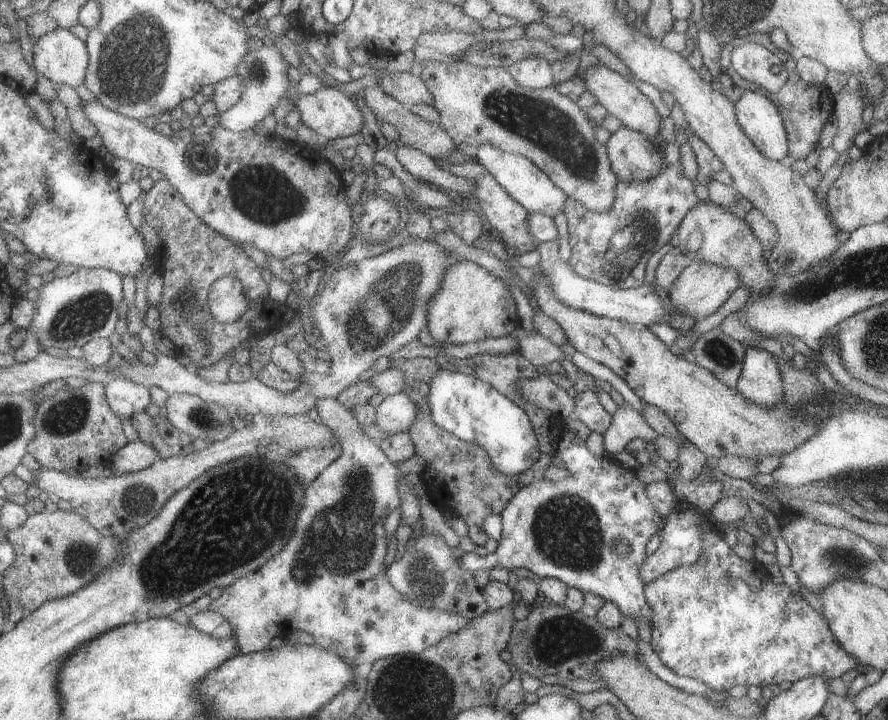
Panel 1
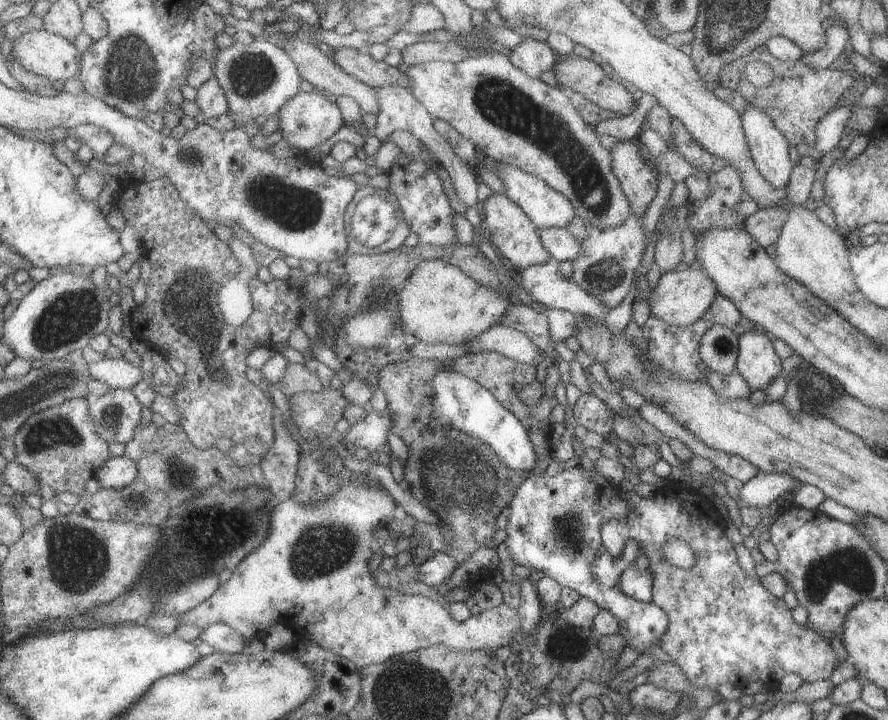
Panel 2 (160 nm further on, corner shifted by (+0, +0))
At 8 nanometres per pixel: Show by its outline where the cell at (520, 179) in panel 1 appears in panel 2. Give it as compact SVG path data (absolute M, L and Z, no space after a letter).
M505 163L497 164L498 171L495 176L501 179L505 187L505 195L525 212L537 231L548 228L565 229L569 221L576 216L574 208L565 196L549 188L540 178L524 173L521 169Z

